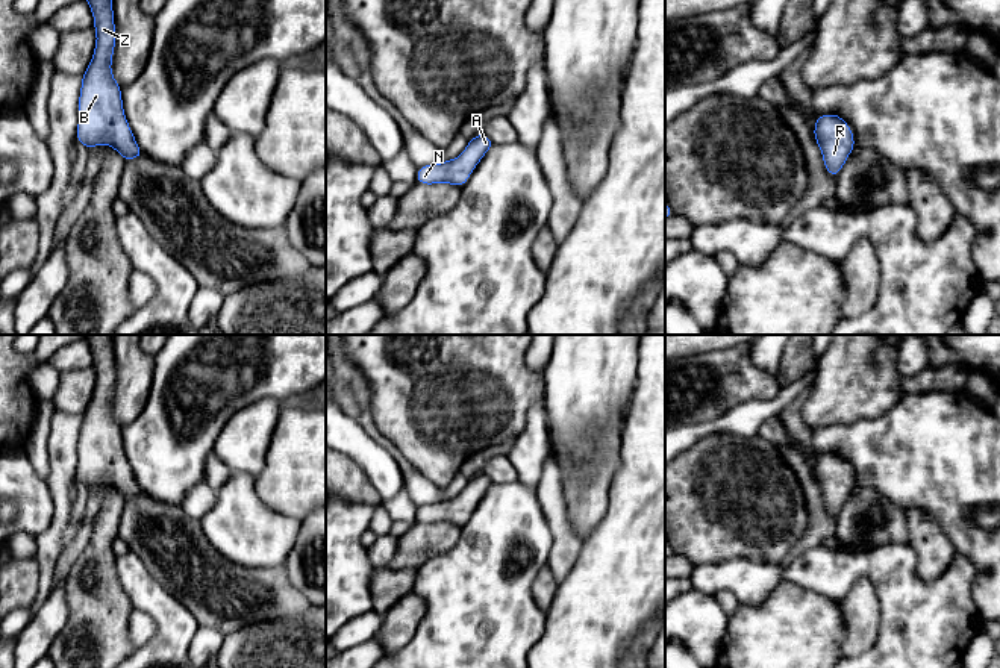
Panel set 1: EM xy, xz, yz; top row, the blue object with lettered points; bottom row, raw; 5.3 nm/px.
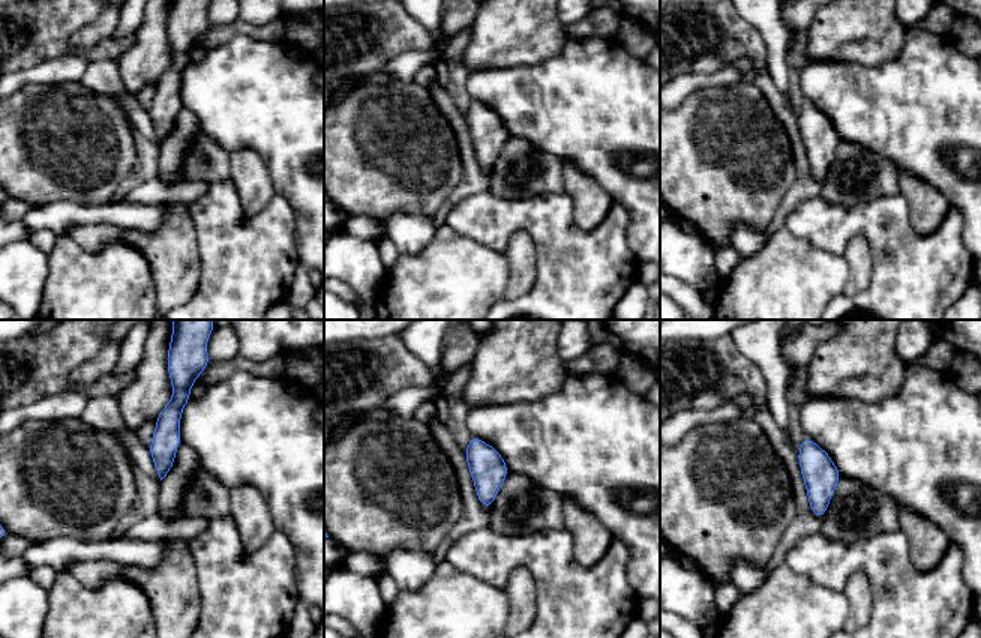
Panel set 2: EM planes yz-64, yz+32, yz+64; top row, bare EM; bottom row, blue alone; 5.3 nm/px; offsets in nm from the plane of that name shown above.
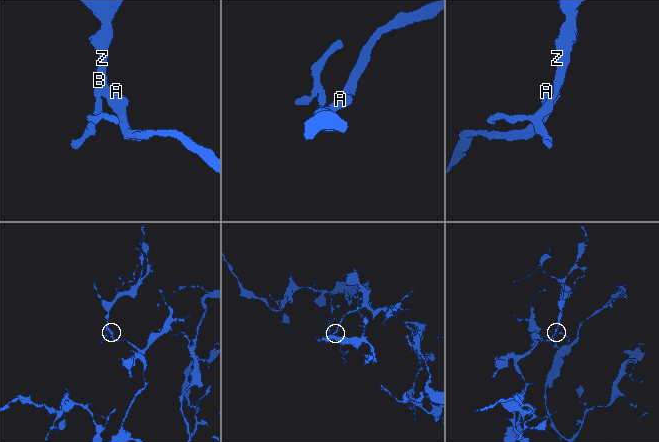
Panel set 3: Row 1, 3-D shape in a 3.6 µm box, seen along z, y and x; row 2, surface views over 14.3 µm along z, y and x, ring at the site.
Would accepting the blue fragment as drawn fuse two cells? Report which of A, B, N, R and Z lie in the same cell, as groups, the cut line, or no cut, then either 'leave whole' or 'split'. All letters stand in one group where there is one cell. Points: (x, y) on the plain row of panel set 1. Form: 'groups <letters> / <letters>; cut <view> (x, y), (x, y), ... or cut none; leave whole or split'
groups A B N R Z; cut none; leave whole

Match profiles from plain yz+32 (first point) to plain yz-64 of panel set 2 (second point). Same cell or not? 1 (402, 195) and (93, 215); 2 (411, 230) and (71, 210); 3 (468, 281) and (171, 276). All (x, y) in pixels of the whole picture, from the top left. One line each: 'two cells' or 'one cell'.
1: two cells
2: one cell
3: two cells

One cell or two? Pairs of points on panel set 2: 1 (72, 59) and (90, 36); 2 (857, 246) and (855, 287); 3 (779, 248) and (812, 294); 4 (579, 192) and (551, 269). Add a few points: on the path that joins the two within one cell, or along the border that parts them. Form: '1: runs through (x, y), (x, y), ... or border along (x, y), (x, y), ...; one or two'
1: border along (71, 50), (84, 53); two
2: runs through (857, 257), (857, 276); one
3: runs through (785, 260), (786, 269), (800, 282); one
4: border along (564, 191), (579, 228), (593, 230), (606, 216); two

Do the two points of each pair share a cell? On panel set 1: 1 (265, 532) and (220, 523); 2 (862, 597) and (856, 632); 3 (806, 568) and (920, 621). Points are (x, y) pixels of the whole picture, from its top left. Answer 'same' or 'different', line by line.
1: same
2: same
3: same

